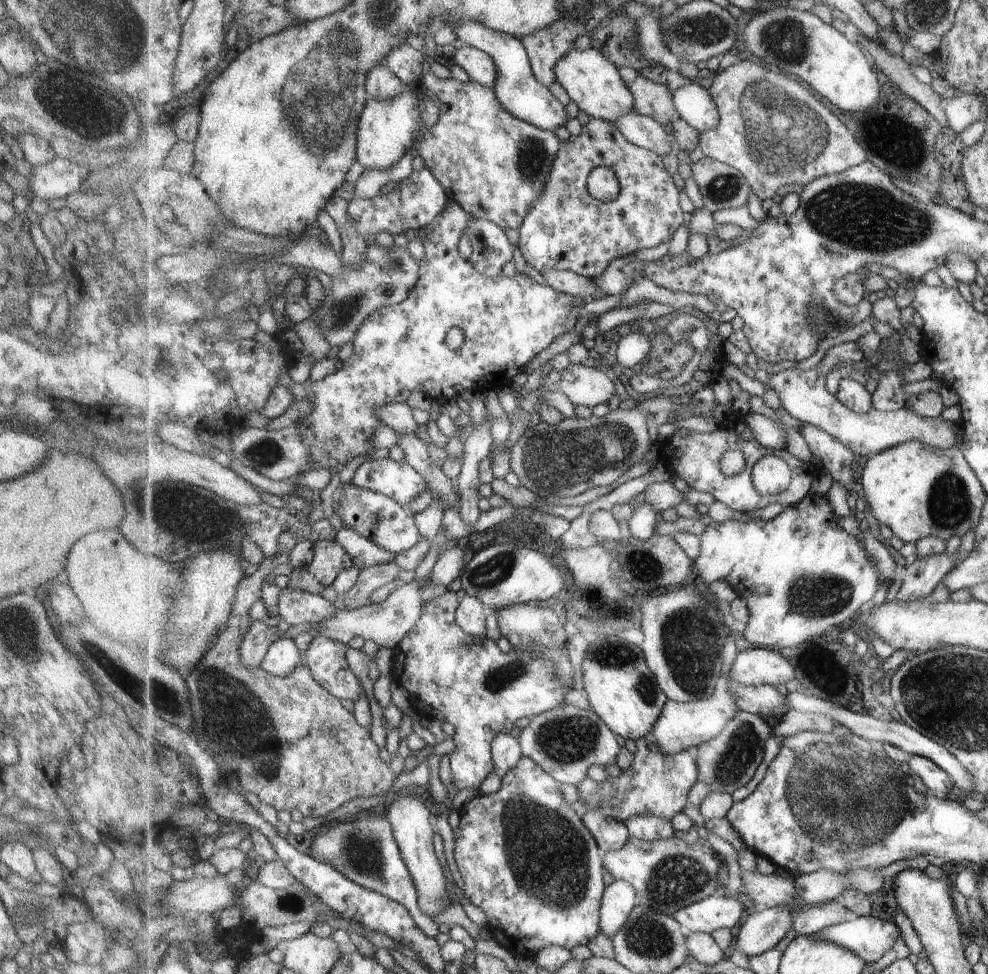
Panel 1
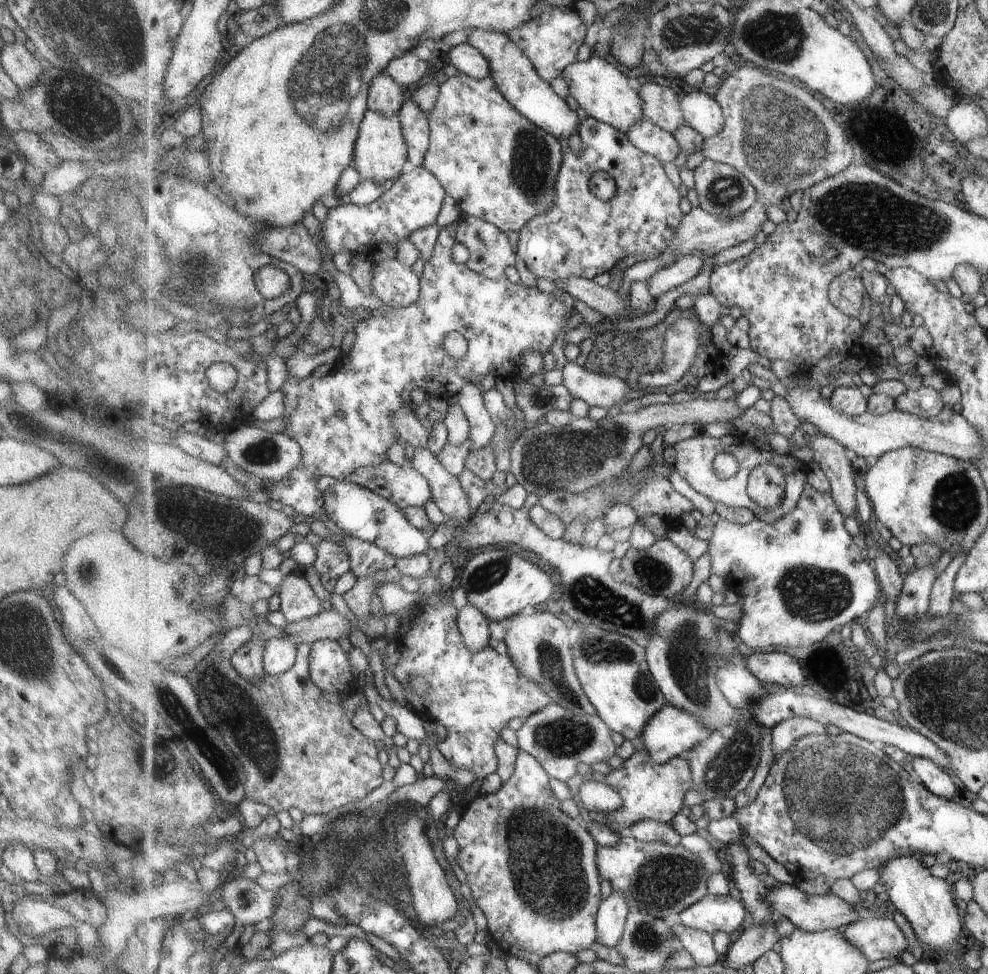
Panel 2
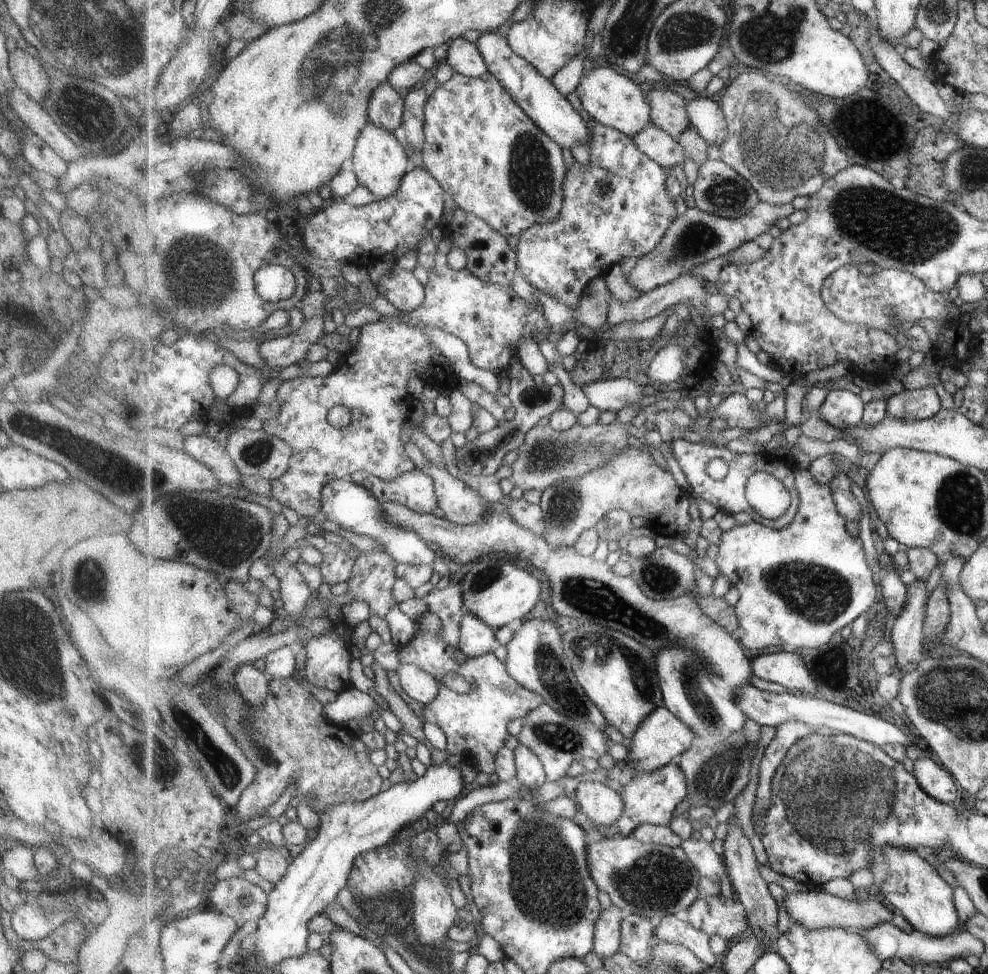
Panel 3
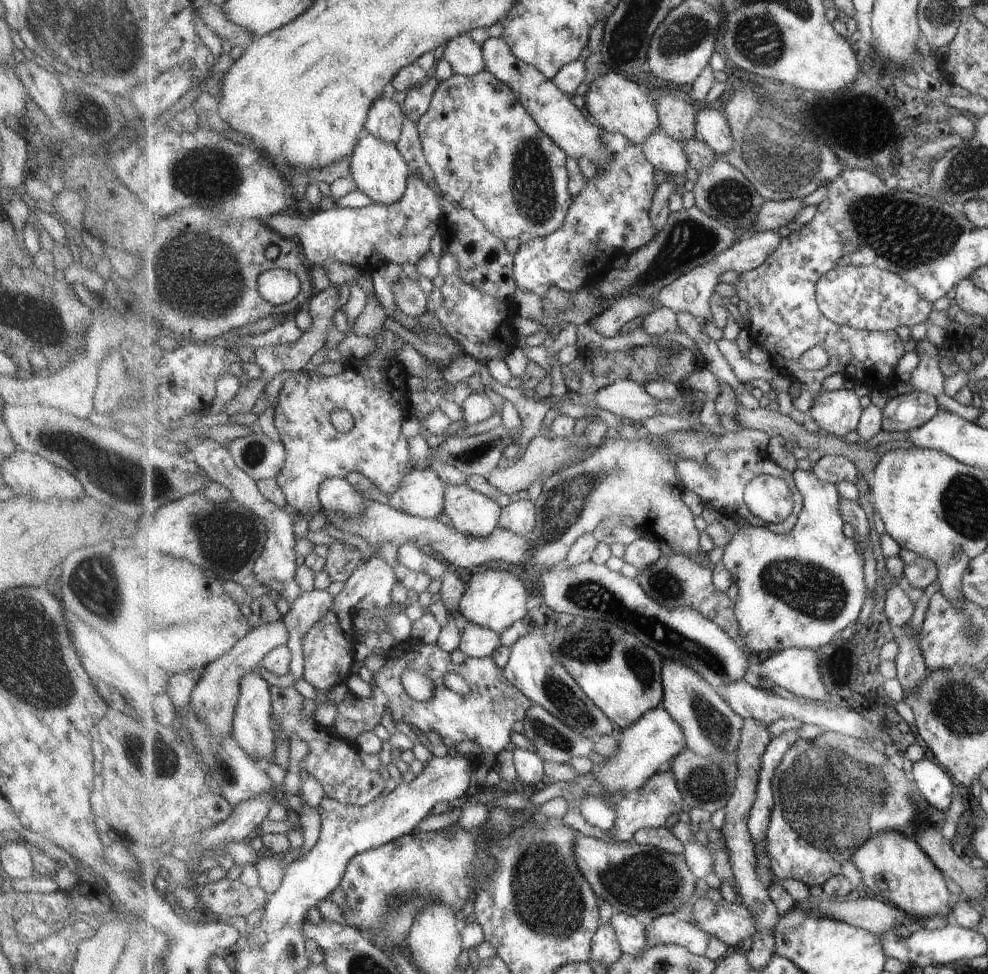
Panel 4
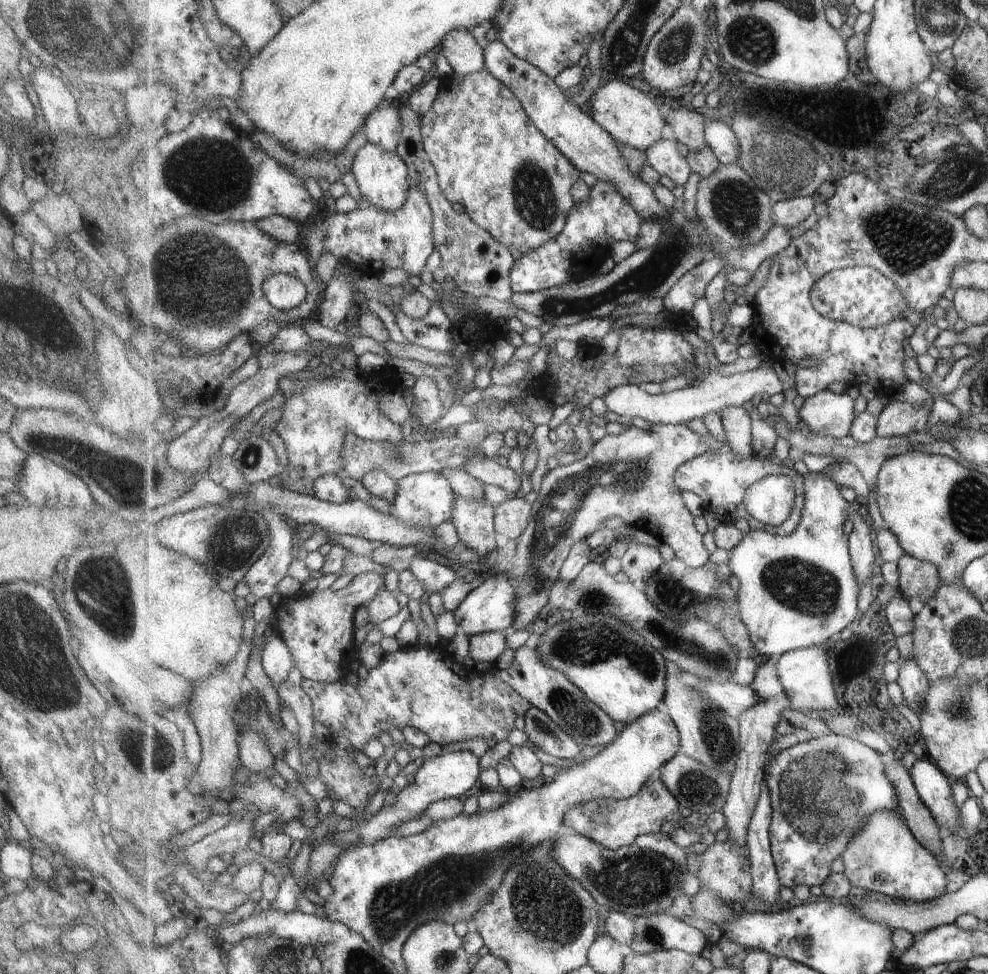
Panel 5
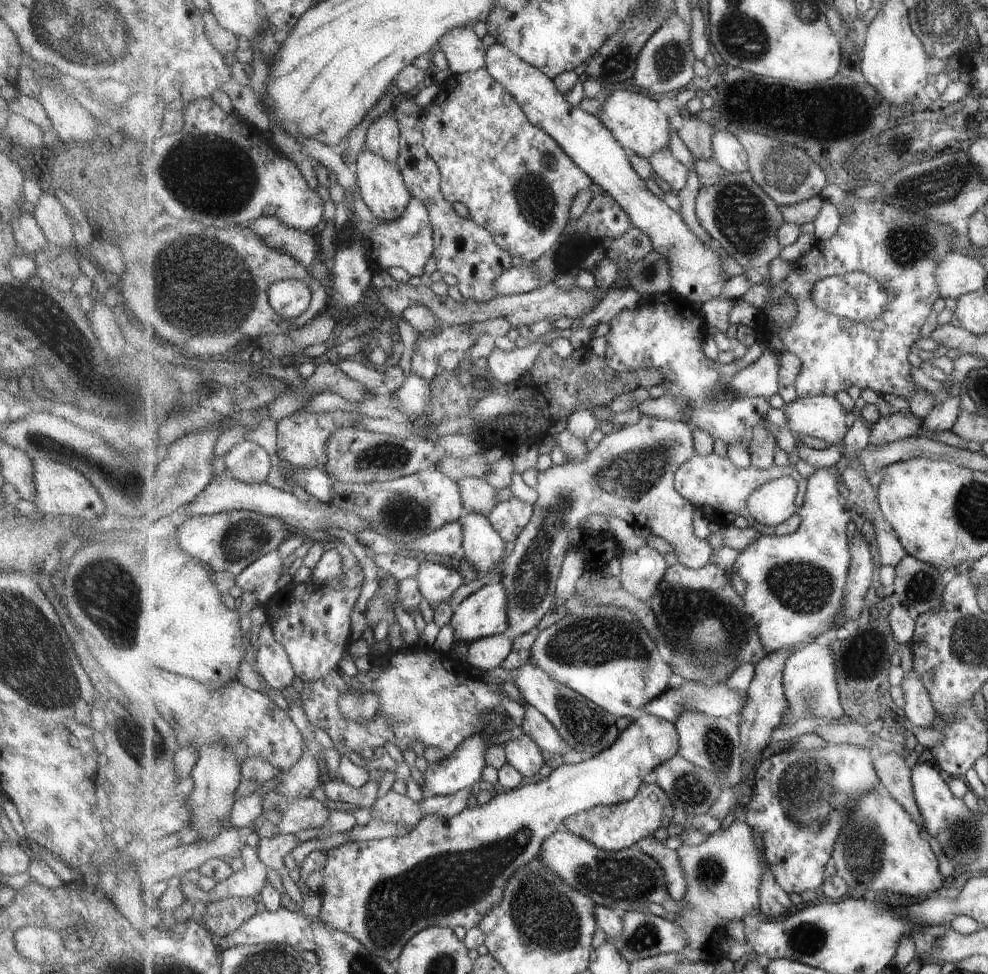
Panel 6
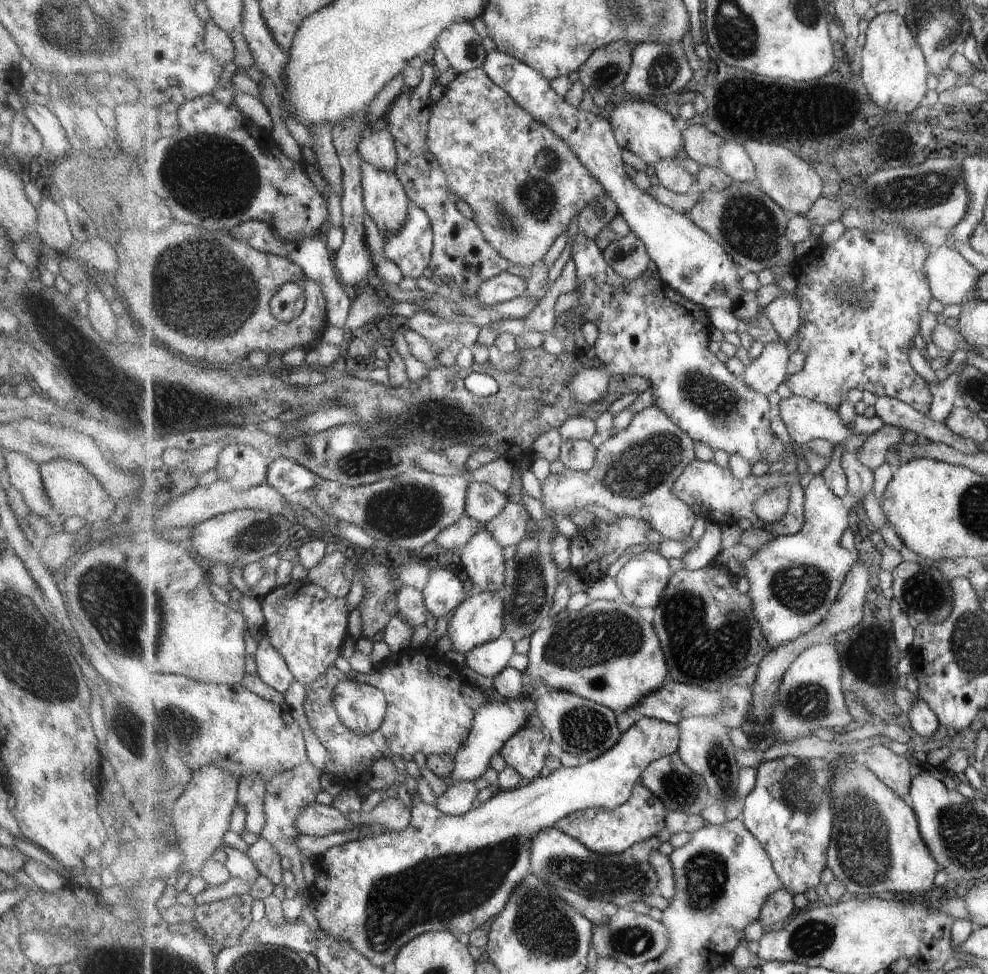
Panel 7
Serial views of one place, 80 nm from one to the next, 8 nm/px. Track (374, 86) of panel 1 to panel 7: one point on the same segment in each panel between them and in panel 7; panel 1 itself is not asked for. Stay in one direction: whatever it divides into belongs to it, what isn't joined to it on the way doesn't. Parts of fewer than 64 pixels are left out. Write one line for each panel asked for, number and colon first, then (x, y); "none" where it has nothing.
2: (386, 95)
3: (386, 109)
4: (386, 118)
5: (383, 127)
6: (383, 136)
7: (378, 148)

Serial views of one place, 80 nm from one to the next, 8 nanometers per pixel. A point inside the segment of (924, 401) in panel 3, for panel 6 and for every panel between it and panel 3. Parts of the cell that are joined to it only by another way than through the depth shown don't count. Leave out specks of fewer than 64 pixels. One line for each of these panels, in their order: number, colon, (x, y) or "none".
4: (907, 412)
5: (899, 419)
6: (886, 430)

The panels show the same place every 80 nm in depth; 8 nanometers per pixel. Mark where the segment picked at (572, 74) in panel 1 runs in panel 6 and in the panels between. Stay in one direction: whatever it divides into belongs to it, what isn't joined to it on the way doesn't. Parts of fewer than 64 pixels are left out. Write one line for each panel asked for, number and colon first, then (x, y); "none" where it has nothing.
2: (603, 93)
3: (610, 98)
4: (619, 105)
5: (634, 119)
6: (638, 122)

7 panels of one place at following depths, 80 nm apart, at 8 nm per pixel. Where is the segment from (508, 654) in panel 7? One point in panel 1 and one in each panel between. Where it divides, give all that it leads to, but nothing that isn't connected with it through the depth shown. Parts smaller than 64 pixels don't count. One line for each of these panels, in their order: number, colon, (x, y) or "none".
1: (472, 614)
2: (475, 628)
3: (477, 639)
4: (476, 641)
5: (485, 648)
6: (488, 653)

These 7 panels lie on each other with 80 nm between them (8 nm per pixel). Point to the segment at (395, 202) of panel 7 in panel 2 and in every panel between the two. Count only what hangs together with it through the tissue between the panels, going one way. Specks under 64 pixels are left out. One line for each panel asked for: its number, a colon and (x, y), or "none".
2: (381, 155)
3: (380, 161)
4: (378, 168)
5: (383, 178)
6: (381, 182)

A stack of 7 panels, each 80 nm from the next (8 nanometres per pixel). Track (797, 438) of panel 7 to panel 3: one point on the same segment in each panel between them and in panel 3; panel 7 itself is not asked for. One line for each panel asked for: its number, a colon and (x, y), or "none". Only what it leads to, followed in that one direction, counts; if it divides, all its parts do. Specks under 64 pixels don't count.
3: (842, 409)
4: (839, 412)
5: (828, 414)
6: (823, 417)

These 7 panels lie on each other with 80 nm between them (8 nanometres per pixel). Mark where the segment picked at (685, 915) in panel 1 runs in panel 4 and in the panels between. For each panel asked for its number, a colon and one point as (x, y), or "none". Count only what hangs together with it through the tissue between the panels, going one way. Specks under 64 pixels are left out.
2: (712, 914)
3: (728, 918)
4: (734, 924)

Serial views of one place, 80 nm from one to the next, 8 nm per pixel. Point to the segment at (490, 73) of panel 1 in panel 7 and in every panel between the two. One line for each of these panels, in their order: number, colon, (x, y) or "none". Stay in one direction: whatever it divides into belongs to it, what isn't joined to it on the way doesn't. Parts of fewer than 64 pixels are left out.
2: (467, 59)
3: (464, 57)
4: (465, 56)
5: (465, 54)
6: (465, 52)
7: (461, 43)

